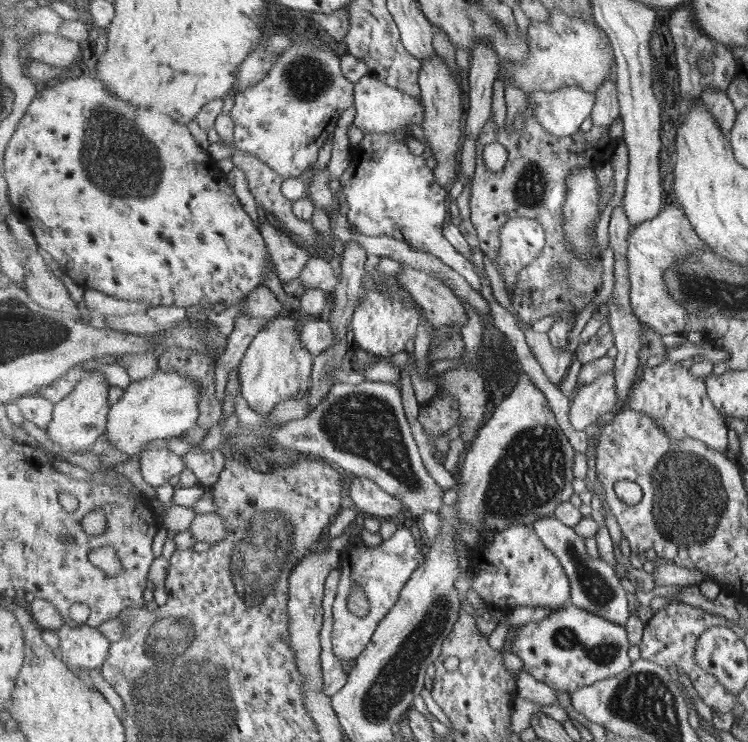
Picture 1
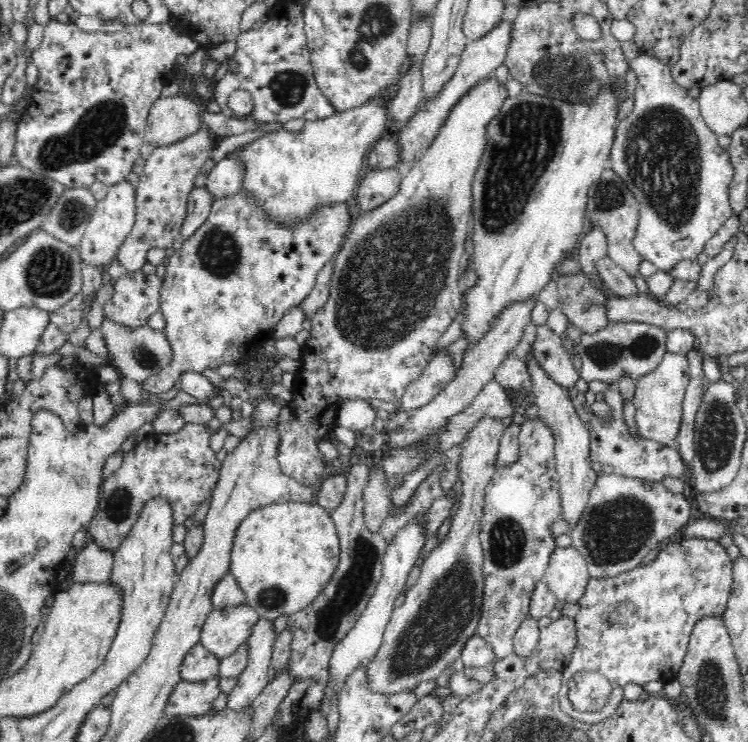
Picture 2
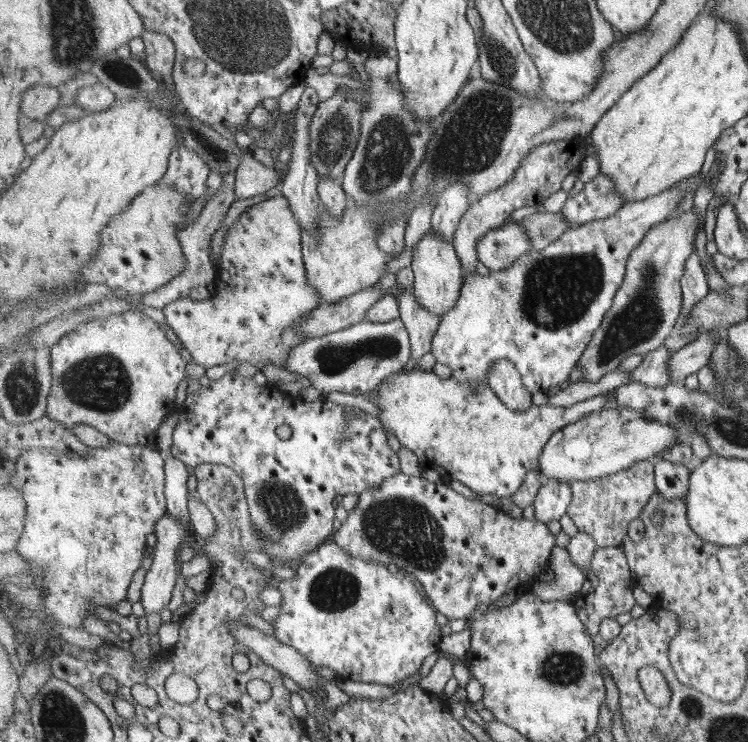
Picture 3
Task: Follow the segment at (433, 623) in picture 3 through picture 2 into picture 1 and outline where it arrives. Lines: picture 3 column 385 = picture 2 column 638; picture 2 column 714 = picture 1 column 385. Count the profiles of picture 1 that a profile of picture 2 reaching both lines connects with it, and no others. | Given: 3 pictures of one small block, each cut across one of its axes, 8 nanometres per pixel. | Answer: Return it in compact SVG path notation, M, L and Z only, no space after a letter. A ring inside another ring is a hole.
M401 528L399 532L395 532L389 540L385 540L383 544L376 548L365 547L360 545L359 542L351 541L336 557L341 572L332 607L334 613L334 628L331 637L333 654L339 660L346 660L353 665L356 658L361 656L372 642L379 624L394 609L395 603L399 601L403 590L406 589L406 585L414 577L417 569L423 566L426 556L425 552L421 552L421 548L417 546L416 538L413 538L411 530ZM355 585L365 587L367 599L371 599L369 600L371 605L370 614L364 618L353 615L348 608L347 599L349 599Z

